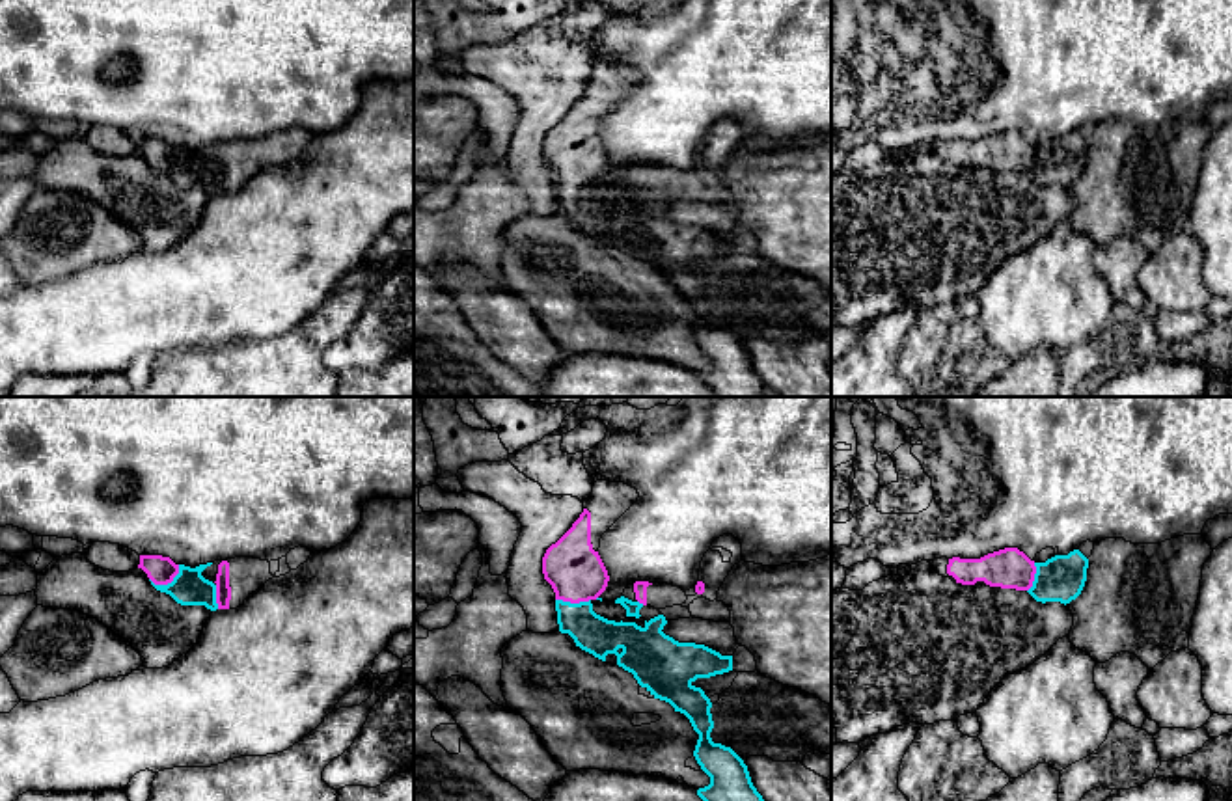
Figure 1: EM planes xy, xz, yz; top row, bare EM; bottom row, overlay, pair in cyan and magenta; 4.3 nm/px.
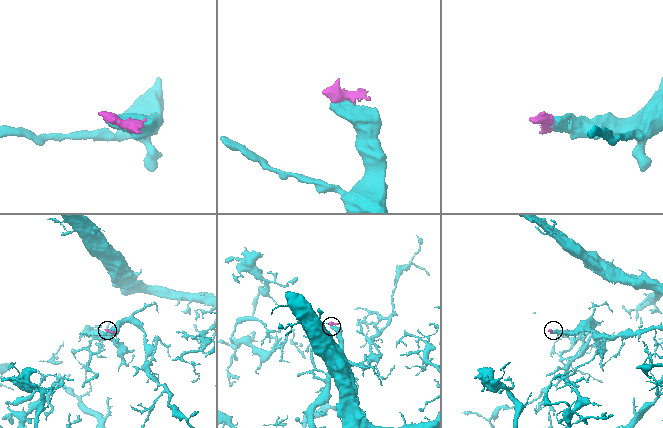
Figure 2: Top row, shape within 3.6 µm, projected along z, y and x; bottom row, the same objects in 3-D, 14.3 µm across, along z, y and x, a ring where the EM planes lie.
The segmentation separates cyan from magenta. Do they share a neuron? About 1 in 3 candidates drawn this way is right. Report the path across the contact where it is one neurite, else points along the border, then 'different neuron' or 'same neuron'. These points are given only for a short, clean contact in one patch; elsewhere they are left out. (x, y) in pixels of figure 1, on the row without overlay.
way xy (189, 170), (168, 166), (161, 153); same neuron

